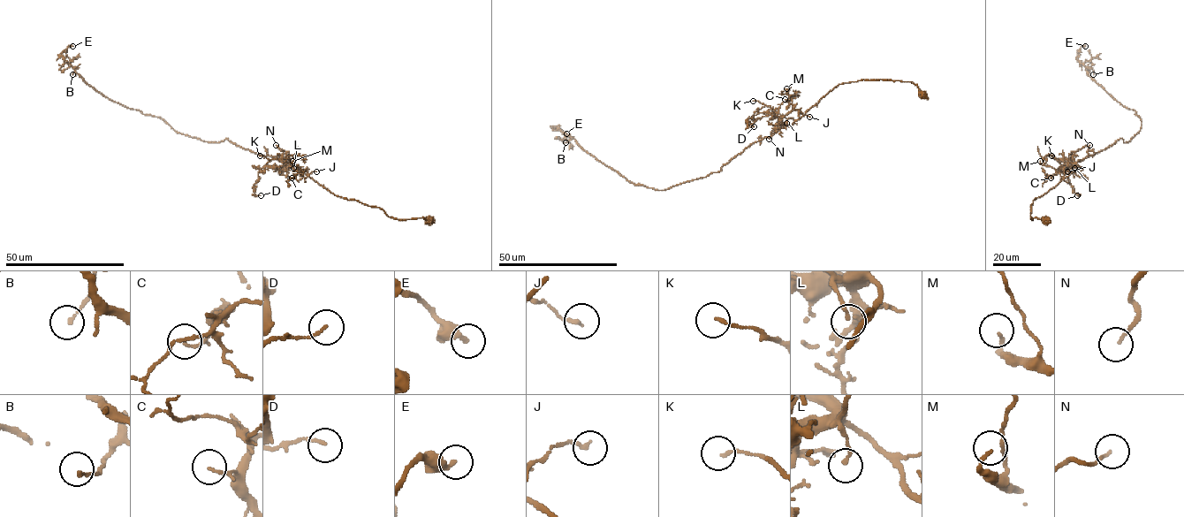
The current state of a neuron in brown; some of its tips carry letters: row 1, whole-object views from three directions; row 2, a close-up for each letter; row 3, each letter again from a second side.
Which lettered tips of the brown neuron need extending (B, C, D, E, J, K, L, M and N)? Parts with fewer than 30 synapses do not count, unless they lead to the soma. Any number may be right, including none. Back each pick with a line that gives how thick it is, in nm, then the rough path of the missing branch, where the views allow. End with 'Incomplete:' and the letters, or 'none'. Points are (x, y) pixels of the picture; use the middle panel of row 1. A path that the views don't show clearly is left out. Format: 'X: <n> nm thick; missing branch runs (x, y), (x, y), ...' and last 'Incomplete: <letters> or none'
Incomplete: none

